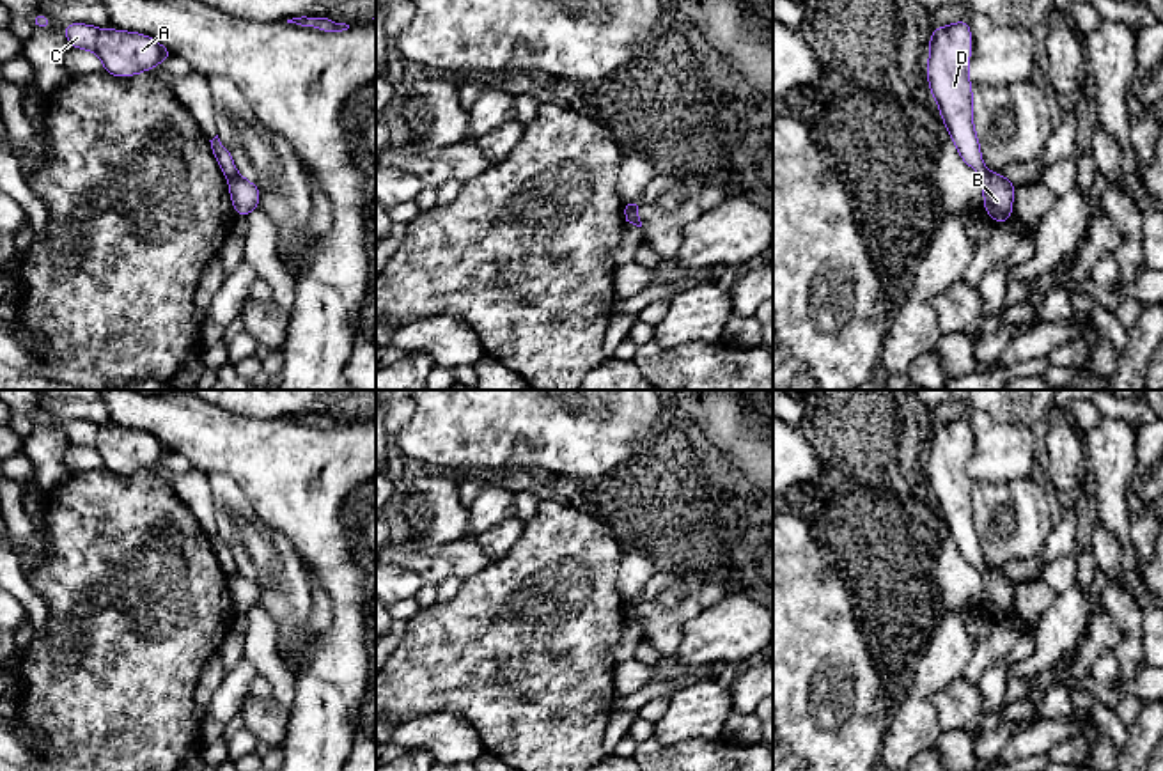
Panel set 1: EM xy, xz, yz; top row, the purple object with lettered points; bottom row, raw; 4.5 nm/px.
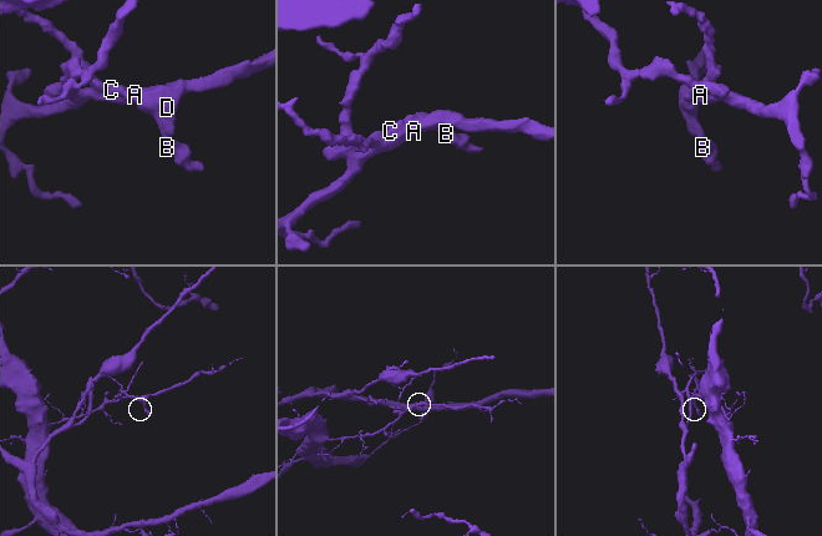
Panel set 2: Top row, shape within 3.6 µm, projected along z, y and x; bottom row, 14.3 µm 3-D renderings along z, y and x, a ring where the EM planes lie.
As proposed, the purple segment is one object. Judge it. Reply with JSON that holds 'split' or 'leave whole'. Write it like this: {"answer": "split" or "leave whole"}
{"answer": "split"}

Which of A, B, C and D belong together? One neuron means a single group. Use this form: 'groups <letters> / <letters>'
groups A B D / C

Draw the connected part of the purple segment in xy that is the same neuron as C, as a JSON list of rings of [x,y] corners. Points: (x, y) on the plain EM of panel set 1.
[[[64,420],[64,431],[71,445],[92,448],[99,438],[99,425],[85,420]]]

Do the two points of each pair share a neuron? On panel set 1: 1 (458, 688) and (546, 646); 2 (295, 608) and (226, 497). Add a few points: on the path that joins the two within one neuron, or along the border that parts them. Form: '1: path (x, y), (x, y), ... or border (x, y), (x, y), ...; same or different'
1: path (479, 667), (490, 656), (522, 653), (525, 649); same
2: path (282, 580), (279, 571), (233, 525); same

